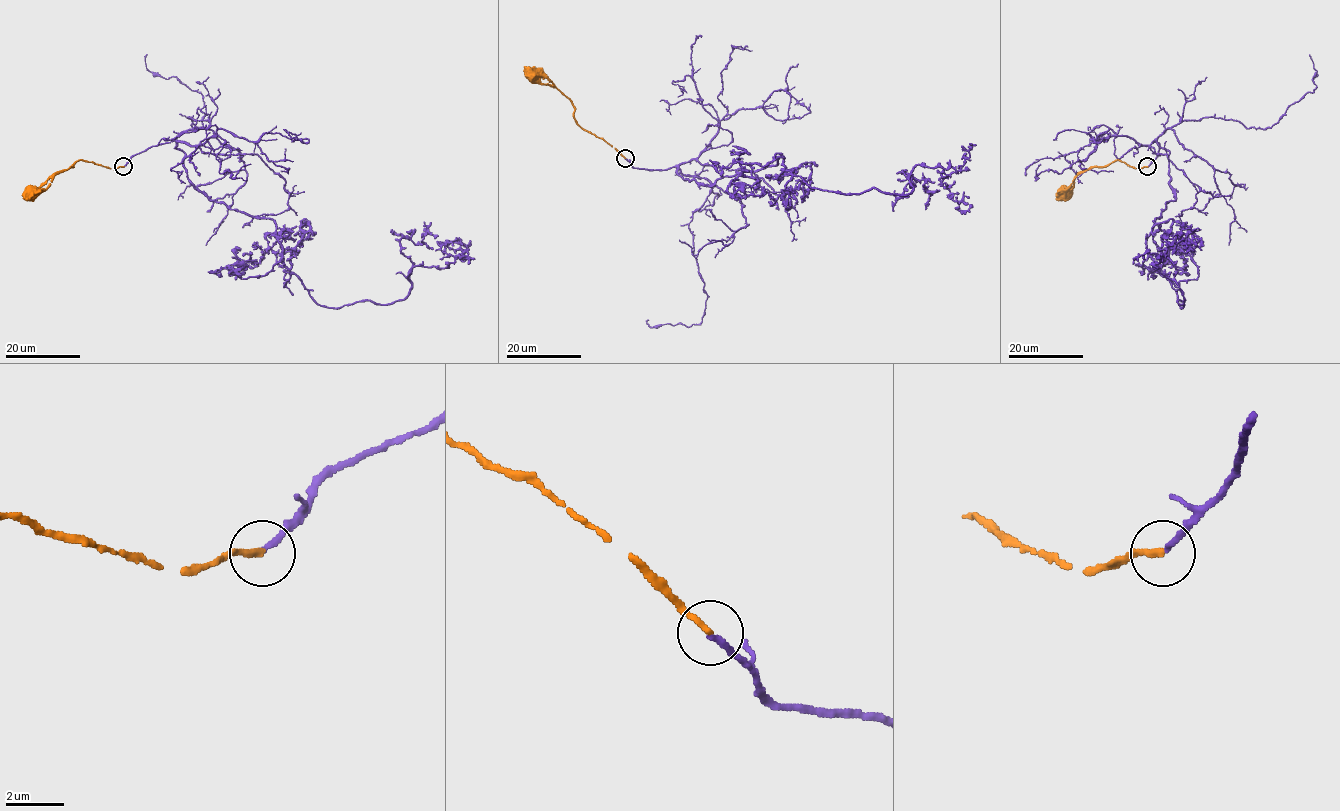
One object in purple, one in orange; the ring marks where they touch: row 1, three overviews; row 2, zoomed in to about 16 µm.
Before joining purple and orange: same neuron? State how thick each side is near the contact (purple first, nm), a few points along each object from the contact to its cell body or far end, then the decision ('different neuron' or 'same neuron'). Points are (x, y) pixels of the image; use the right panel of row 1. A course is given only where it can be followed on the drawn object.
calibres 200 and 220 nm; course purple (1148, 166), (1156, 141), (1175, 200), (1147, 255), (1181, 307), (1178, 285), (1155, 265), (1194, 240); course orange (1147, 166), (1137, 169), (1115, 160), (1107, 165), (1091, 166), (1081, 171), (1072, 187), (1064, 192); same neuron

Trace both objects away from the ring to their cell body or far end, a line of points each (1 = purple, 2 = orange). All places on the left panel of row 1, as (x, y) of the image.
1: (123, 166), (174, 141), (211, 200), (271, 219), (328, 307), (402, 300), (415, 266), (470, 240)
2: (123, 166), (113, 169), (79, 160), (72, 166), (49, 177), (39, 187), (27, 189), (29, 192)

